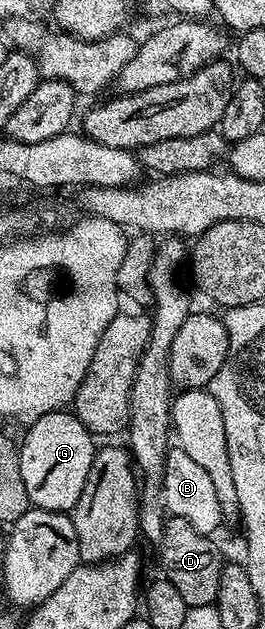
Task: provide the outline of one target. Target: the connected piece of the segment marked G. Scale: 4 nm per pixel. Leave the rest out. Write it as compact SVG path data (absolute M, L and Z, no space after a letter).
M73 412L49 413L29 422L26 438L21 438L20 475L24 478L24 491L35 509L47 509L57 513L70 513L84 491L88 471L96 452L95 438Z

